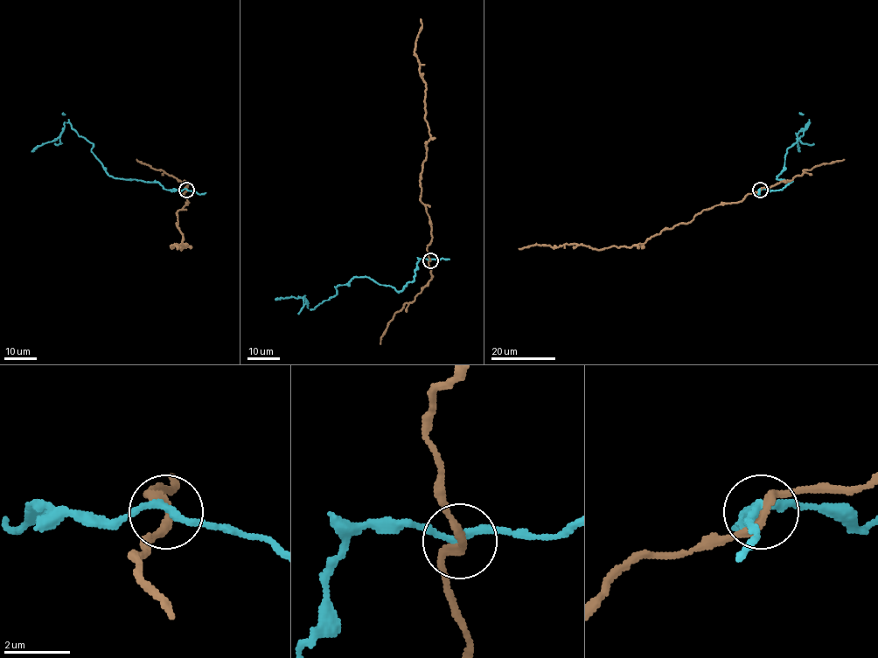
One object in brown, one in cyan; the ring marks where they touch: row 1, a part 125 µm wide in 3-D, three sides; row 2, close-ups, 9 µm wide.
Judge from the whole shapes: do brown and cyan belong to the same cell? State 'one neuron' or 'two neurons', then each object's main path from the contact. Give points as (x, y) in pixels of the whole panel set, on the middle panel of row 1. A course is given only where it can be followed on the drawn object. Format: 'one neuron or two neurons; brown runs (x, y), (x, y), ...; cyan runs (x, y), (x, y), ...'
two neurons; brown runs (429, 260), (431, 222), (420, 198), (430, 137), (426, 82), (414, 50), (420, 19); cyan runs (429, 259), (421, 259), (414, 280), (400, 291), (353, 277), (312, 309), (303, 297), (275, 299)

